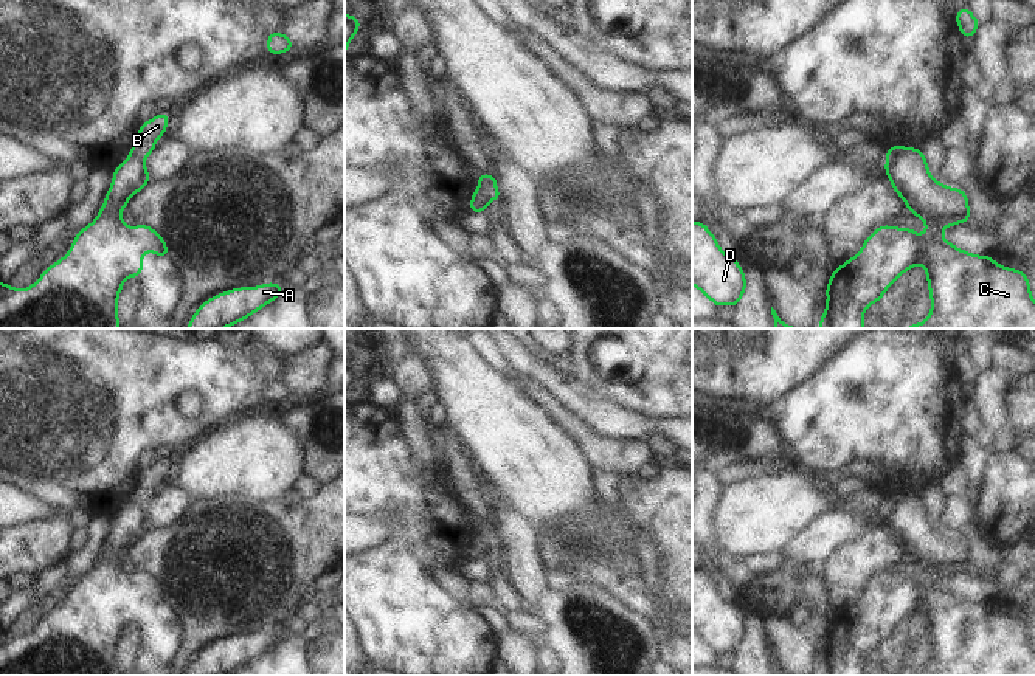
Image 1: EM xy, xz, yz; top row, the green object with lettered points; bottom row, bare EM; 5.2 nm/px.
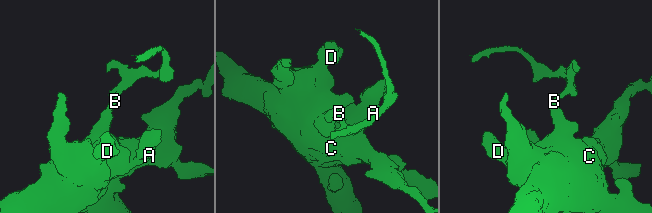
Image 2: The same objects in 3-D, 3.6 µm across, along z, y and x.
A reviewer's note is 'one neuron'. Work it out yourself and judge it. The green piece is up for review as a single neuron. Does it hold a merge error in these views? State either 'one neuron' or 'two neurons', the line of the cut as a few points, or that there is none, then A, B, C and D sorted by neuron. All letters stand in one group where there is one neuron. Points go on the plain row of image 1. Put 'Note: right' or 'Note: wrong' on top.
Note: wrong
two neurons | yz (905, 495), (888, 509) | A C D / B

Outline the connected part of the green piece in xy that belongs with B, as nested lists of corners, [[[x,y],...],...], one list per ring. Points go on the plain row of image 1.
[[[161,460],[154,464],[151,468],[143,470],[133,487],[130,501],[141,507],[151,502],[155,498],[155,488],[166,481],[168,468],[169,460]]]

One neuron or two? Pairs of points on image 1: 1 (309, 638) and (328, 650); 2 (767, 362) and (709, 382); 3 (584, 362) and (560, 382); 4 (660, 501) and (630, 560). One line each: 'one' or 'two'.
1: two
2: one
3: two
4: two

